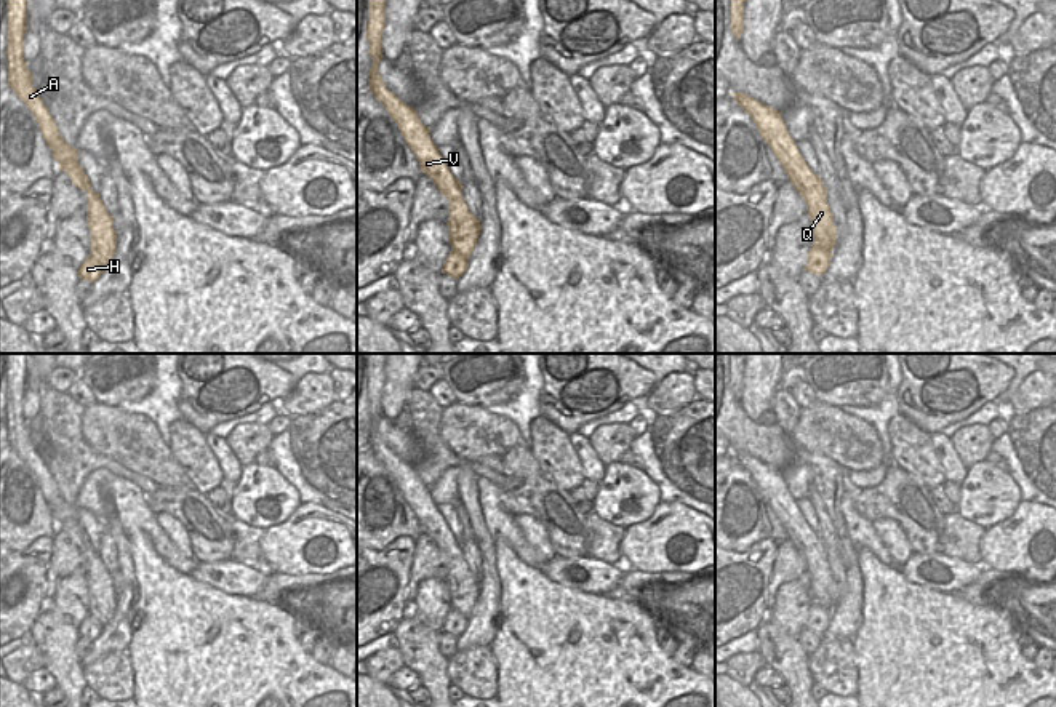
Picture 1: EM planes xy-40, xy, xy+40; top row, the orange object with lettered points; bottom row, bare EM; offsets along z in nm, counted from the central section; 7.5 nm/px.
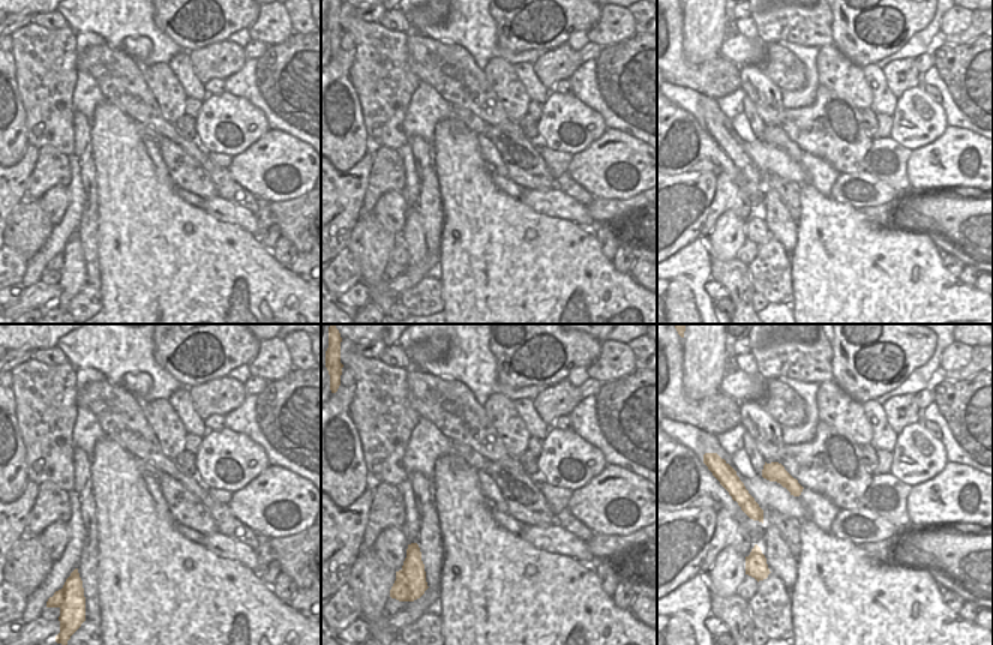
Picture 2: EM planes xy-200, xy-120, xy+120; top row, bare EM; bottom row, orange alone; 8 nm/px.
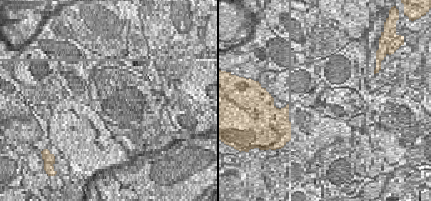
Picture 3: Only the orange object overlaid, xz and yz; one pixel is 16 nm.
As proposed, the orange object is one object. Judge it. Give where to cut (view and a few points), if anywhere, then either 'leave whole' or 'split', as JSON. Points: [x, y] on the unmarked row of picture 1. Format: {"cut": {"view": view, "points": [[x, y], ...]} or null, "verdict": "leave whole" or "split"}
{"cut": {"view": "xy", "points": [[452, 607], [468, 616]]}, "verdict": "split"}

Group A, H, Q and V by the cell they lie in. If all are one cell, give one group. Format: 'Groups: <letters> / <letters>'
Groups: A Q V / H

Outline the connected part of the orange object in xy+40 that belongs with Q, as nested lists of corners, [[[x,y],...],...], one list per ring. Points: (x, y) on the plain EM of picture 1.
[[[731,451],[739,465],[754,478],[760,494],[782,523],[787,537],[806,561],[810,574],[810,597],[814,603],[829,609],[835,605],[835,584],[827,563],[827,549],[818,533],[811,529],[790,496],[782,470],[778,470],[757,457]]]

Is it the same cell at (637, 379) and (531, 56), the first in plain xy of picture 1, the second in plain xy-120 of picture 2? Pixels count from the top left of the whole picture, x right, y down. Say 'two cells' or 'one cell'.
two cells

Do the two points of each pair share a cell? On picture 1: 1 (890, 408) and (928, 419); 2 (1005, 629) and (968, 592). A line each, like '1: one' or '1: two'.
1: two
2: two

